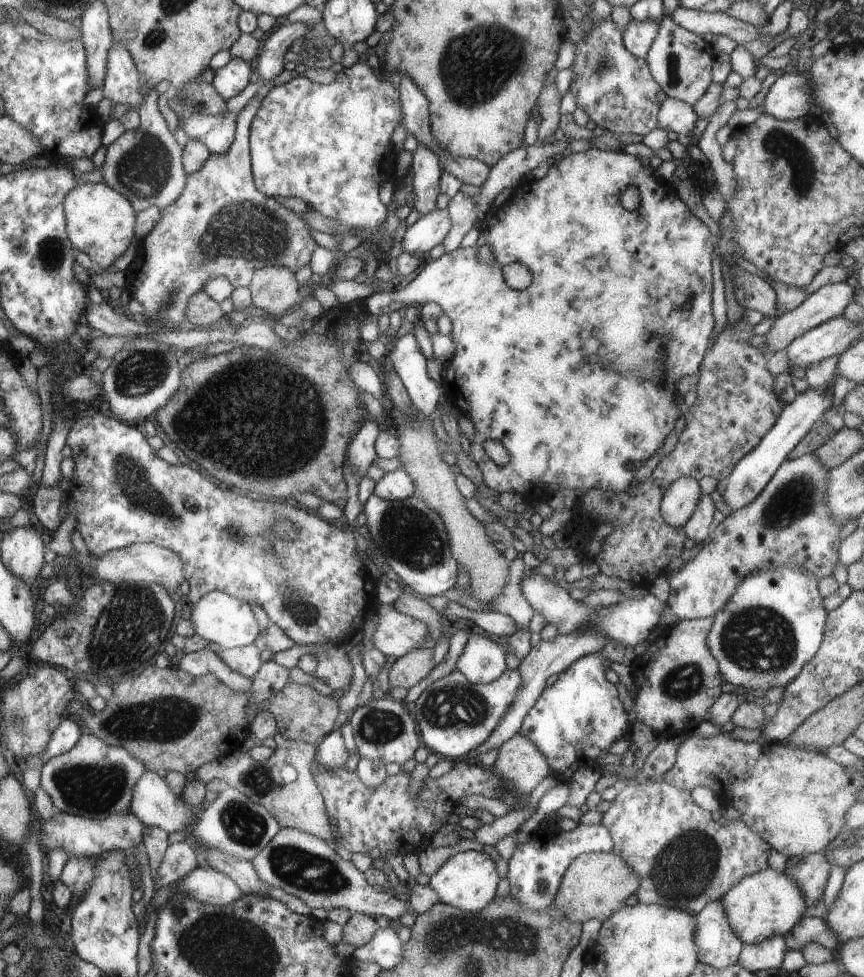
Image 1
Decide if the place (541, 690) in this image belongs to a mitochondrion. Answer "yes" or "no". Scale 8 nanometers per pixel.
no

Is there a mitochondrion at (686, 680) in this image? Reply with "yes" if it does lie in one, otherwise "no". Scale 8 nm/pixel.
yes

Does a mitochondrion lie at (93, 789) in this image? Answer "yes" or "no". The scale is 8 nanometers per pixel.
yes

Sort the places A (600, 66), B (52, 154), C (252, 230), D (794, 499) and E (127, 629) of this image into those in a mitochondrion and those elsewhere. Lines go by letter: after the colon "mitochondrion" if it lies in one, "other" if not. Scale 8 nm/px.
A: mitochondrion
B: other
C: mitochondrion
D: mitochondrion
E: mitochondrion

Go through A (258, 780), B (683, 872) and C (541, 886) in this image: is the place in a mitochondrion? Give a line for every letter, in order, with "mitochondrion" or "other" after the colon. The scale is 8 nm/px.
A: mitochondrion
B: mitochondrion
C: mitochondrion

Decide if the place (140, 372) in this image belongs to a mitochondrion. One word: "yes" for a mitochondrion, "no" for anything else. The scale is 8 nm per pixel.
yes

